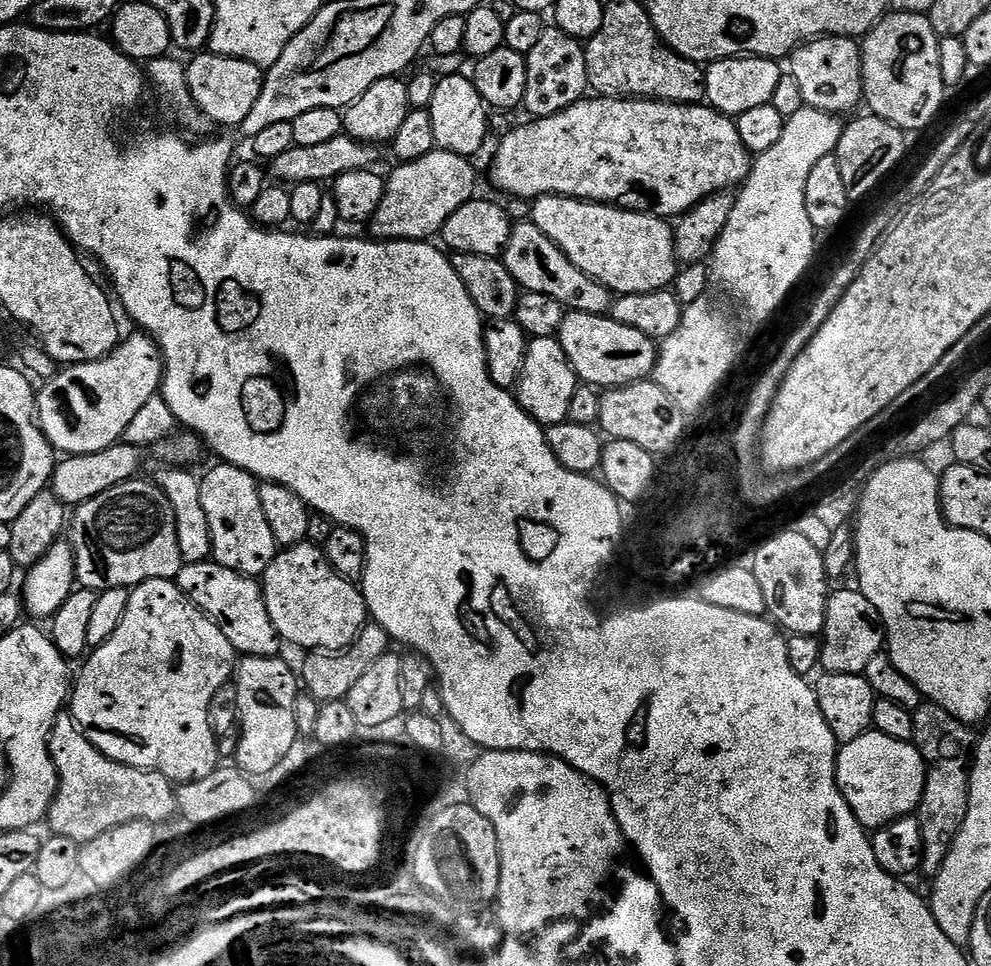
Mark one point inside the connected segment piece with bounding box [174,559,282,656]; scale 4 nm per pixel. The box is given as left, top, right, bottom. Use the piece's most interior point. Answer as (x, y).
(234, 602)

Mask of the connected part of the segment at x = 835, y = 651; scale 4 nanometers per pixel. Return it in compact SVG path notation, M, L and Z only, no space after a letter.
M844 588L841 592L833 591L828 598L826 606L826 622L822 633L824 645L820 648L820 664L825 673L837 672L838 674L863 674L866 666L870 666L870 658L881 655L886 644L886 636L878 623L878 617L874 606L864 597L859 590Z

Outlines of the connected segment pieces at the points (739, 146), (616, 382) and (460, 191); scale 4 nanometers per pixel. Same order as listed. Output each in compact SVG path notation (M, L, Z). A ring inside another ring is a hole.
M601 95L592 99L596 100L585 98L558 114L532 118L529 124L510 129L492 156L493 187L529 202L538 196L573 196L596 204L623 202L638 212L679 218L708 197L727 193L732 190L728 188L735 189L747 180L753 157L740 140L733 117L703 103L671 104L665 100Z
M569 311L560 327L558 339L577 377L600 390L618 388L622 384L633 384L636 380L651 377L656 366L657 341L608 314L599 316Z
M437 150L426 154L417 160L397 163L392 173L387 173L384 181L384 193L378 210L370 221L371 235L381 240L419 240L421 242L432 238L432 235L443 229L446 218L458 210L468 200L472 199L474 188L478 181L473 161L467 156L459 156L453 152Z

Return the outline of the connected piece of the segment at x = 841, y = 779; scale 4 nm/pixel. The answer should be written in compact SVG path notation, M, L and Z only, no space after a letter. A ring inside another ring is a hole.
M875 730L863 732L849 744L840 744L836 753L836 781L850 810L866 830L884 828L903 816L913 815L924 793L926 769L915 743L886 738Z

